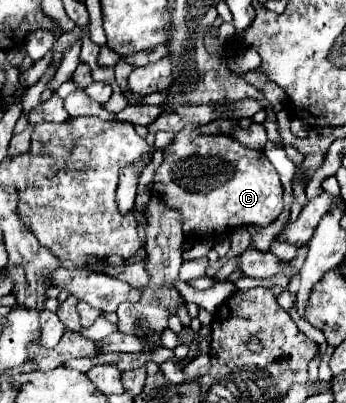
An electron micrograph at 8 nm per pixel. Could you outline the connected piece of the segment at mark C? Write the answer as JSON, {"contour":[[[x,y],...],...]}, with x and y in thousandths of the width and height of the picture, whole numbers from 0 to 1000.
{"contour":[[[540,308],[512,328],[488,362],[471,367],[471,402],[448,422],[431,486],[460,491],[483,516],[523,526],[535,591],[639,586],[697,561],[777,561],[818,526],[818,462],[801,422],[760,377],[720,372],[656,333],[587,333],[581,308]]]}

